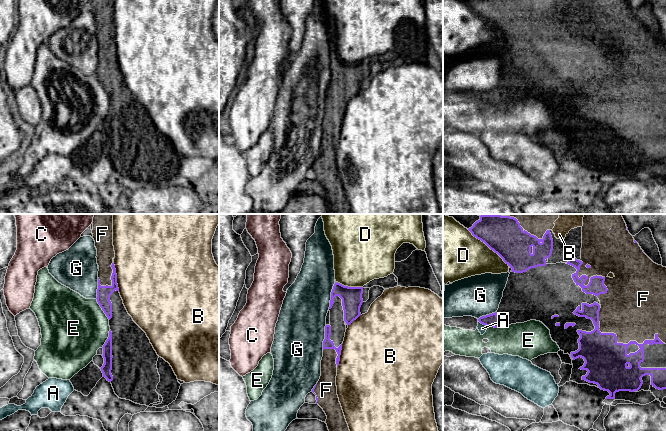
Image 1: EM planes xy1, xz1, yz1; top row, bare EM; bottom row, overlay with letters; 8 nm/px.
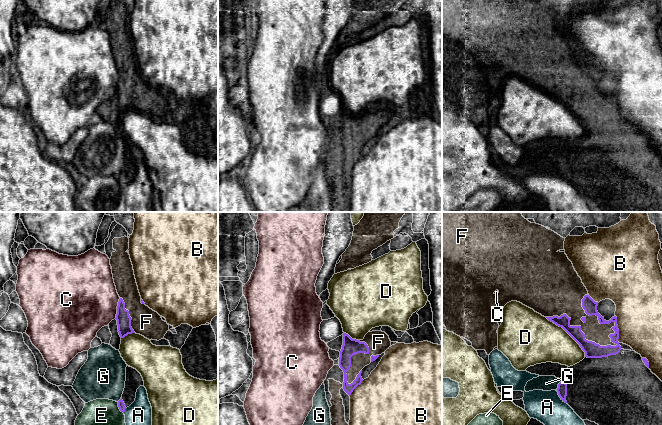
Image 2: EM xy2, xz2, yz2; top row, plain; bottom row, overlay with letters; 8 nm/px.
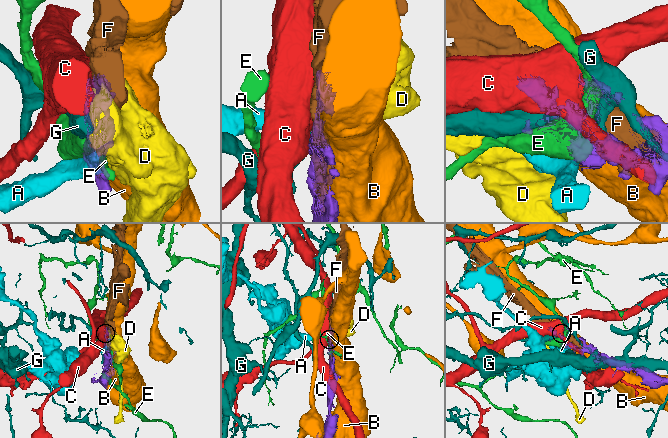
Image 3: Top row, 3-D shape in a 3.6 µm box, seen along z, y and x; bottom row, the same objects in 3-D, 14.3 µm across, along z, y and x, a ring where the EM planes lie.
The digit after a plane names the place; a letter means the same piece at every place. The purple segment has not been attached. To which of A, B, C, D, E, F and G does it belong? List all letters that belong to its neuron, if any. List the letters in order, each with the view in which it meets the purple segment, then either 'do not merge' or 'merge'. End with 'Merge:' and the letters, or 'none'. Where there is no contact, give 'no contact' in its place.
A: contact in yz2; do not merge
B: contact in xy1; do not merge
C: contact in xy2; do not merge
D: contact in yz2; do not merge
E: contact in xy1; do not merge
F: contact in yz2; merge
G: contact in xz1; do not merge
Merge: F

